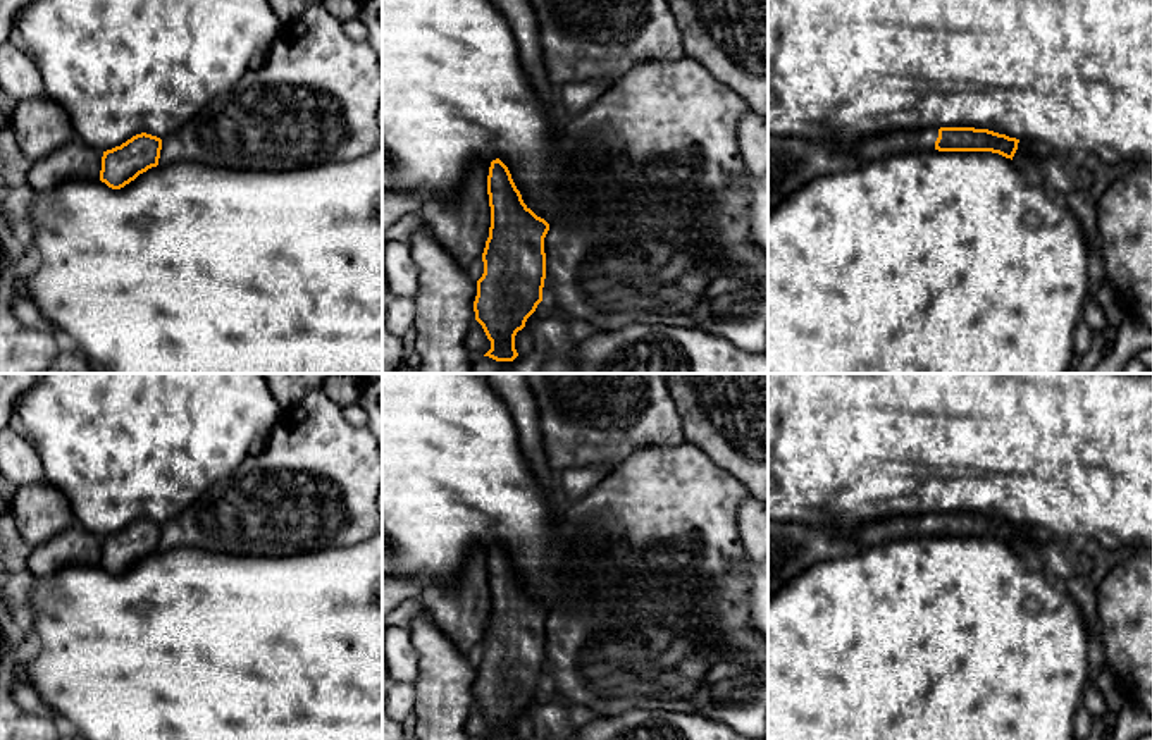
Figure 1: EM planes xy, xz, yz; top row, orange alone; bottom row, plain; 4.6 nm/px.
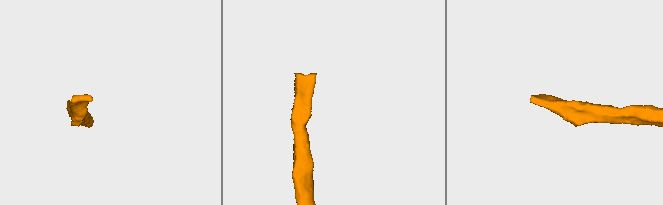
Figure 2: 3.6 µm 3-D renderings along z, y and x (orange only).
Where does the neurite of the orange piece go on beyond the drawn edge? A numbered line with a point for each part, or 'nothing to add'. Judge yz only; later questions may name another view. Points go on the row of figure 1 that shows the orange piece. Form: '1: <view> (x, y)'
1: yz (792, 162)

